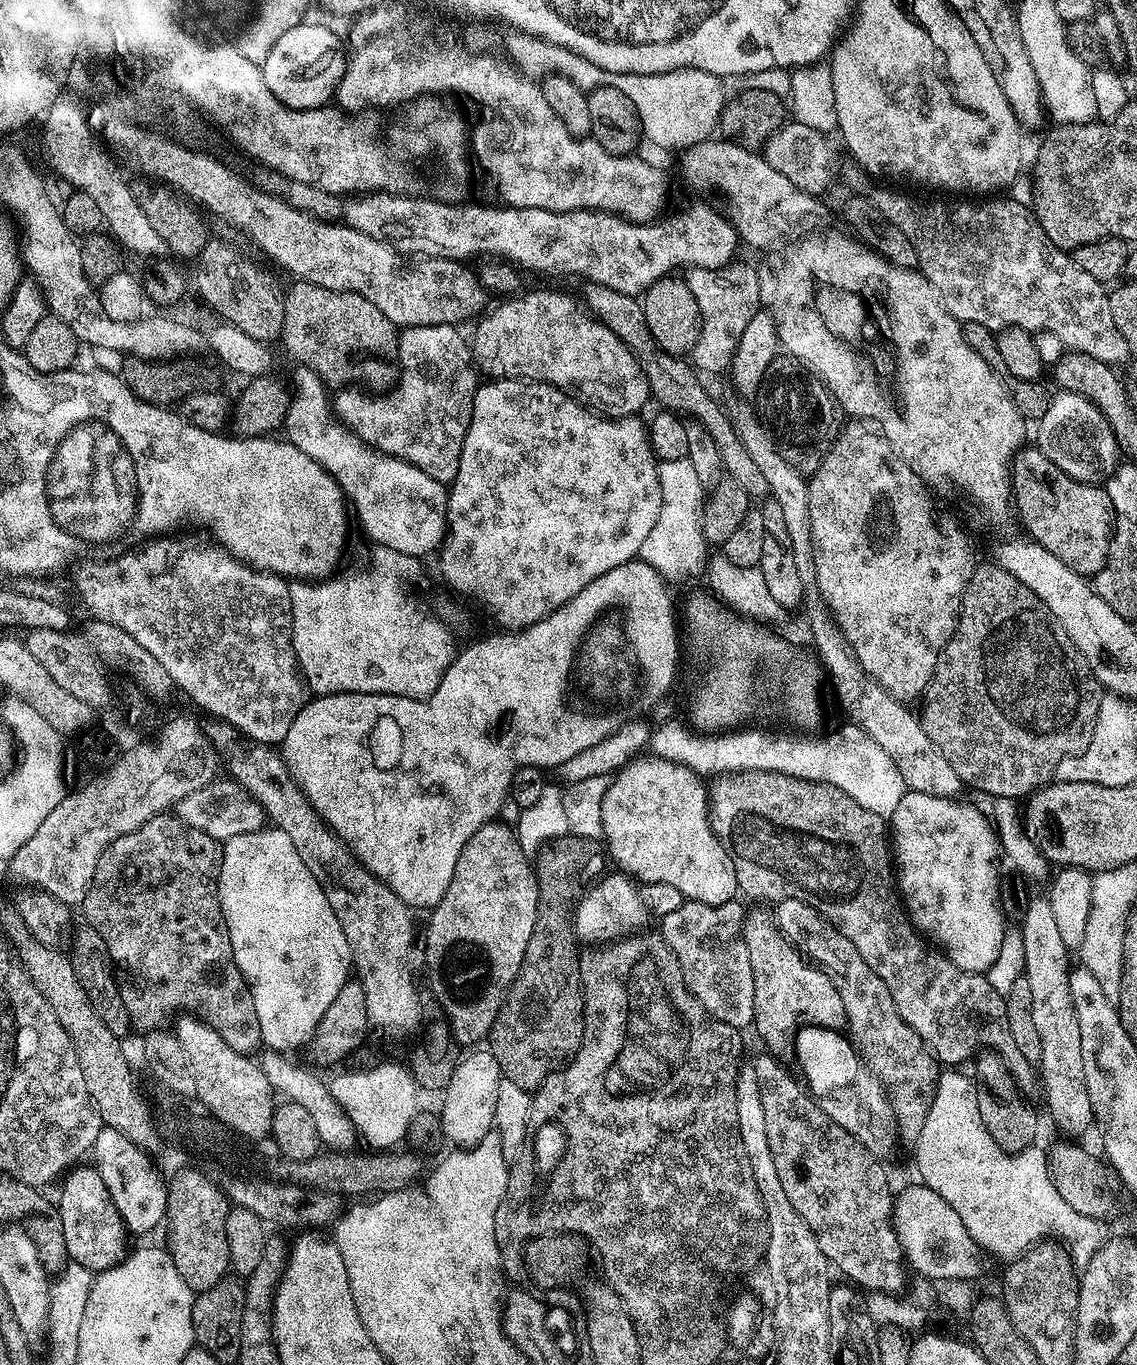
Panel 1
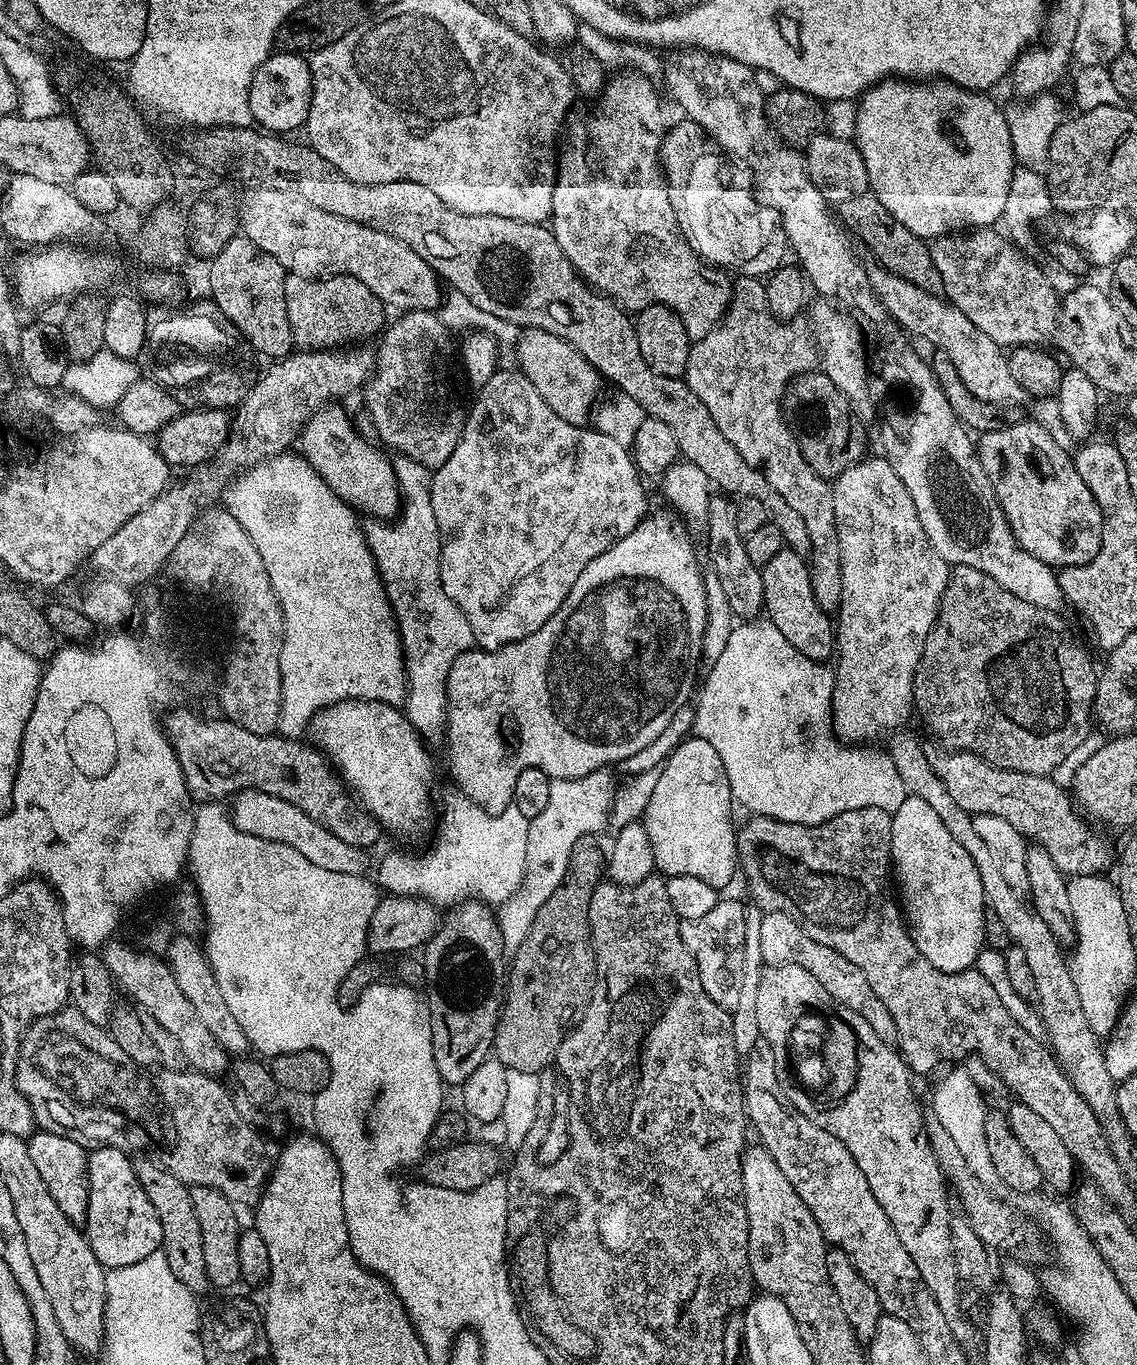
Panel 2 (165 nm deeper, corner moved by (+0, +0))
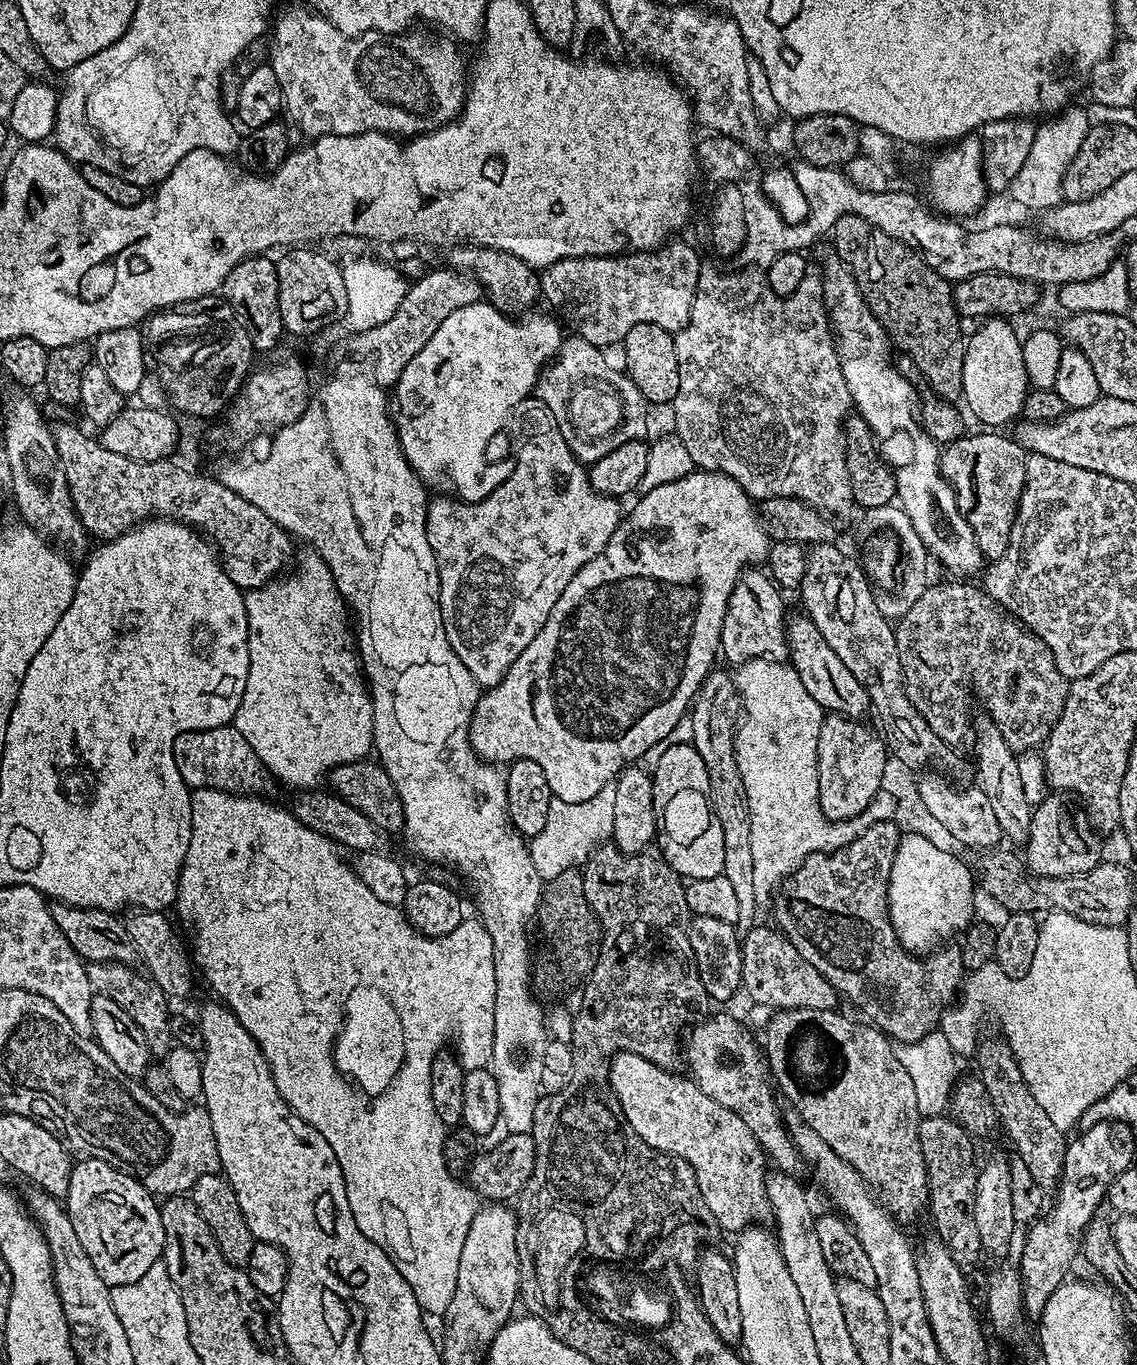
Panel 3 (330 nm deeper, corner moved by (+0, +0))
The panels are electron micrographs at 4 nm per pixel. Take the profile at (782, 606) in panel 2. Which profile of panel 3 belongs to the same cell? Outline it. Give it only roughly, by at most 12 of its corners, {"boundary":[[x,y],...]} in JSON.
{"boundary":[[806,614],[786,620],[788,655],[825,713],[859,721],[866,690]]}

